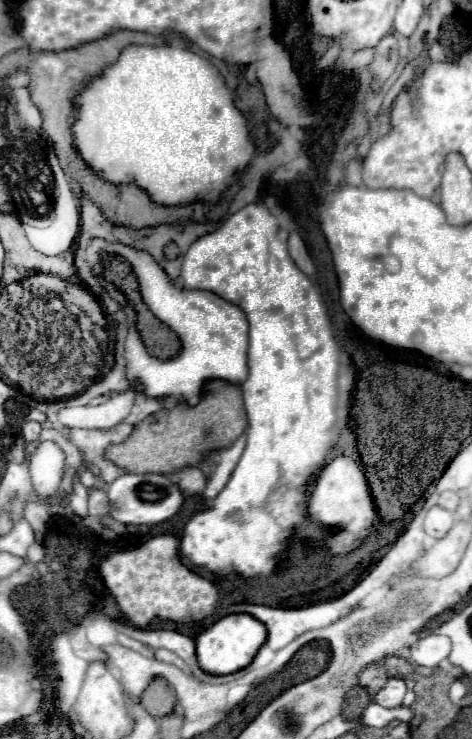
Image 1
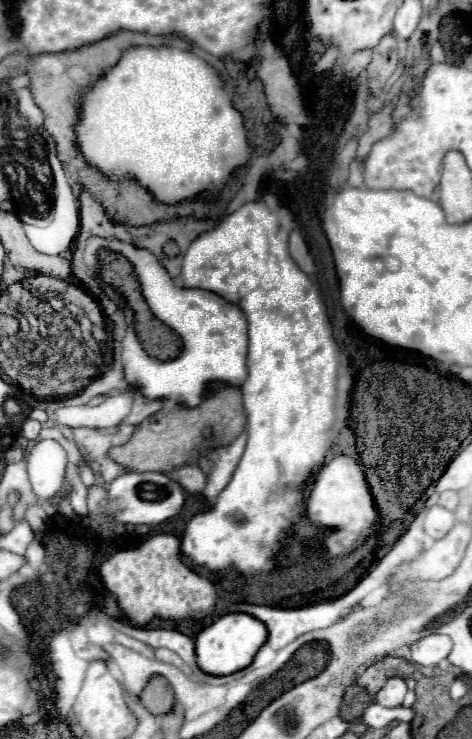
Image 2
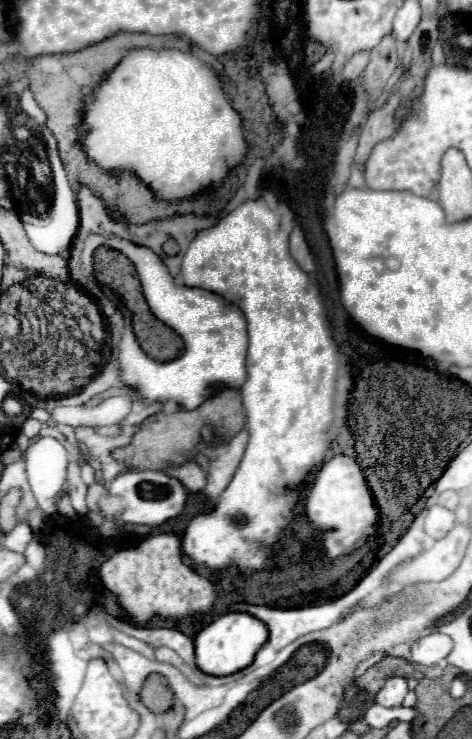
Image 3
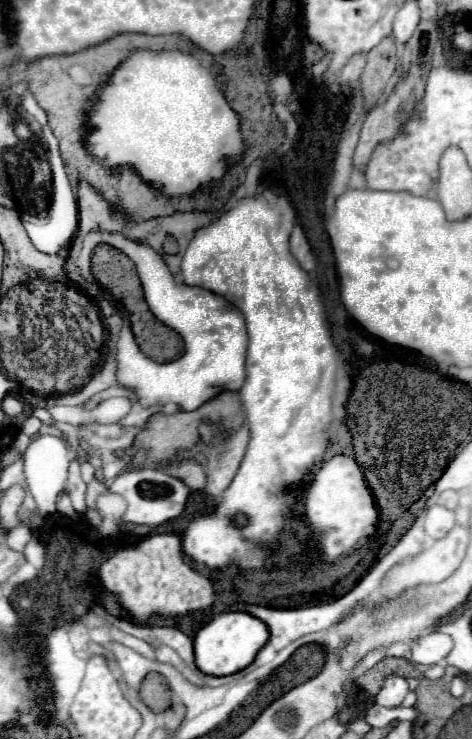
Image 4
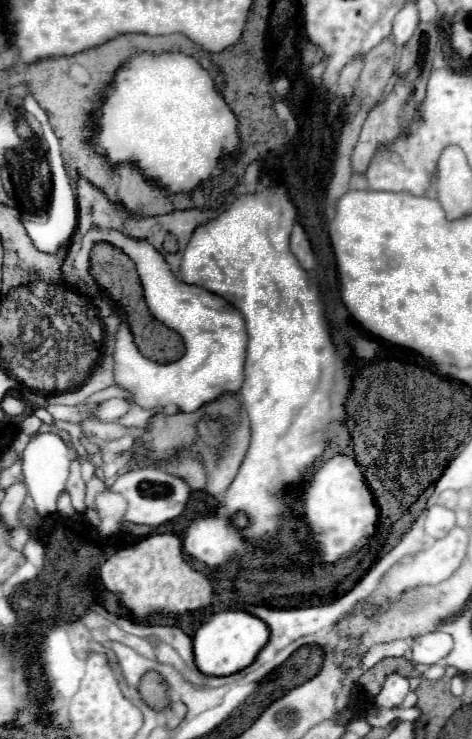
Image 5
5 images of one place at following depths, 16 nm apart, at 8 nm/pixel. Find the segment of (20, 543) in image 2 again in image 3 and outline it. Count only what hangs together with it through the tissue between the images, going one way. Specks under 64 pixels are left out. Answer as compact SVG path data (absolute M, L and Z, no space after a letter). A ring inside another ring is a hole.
M20 522L12 532L6 534L4 544L6 544L6 548L10 548L10 550L14 550L14 552L24 552L24 548L26 548L26 544L28 544L30 540L32 540L32 530L30 530L30 526L28 526L26 522Z

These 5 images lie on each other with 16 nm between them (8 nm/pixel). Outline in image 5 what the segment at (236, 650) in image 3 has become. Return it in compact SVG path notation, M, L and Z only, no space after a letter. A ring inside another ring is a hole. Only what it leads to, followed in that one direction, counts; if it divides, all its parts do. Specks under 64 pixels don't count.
M222 610L206 616L200 626L194 630L192 638L192 650L194 650L194 662L202 674L208 676L230 676L246 666L250 666L258 652L266 646L270 638L270 628L260 618L252 616L244 610Z

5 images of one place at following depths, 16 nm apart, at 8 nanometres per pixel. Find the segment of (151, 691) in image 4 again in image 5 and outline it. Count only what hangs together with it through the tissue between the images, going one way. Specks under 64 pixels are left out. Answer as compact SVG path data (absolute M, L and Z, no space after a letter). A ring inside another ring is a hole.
M146 672L138 684L142 700L152 708L162 708L168 704L168 684L158 672Z

